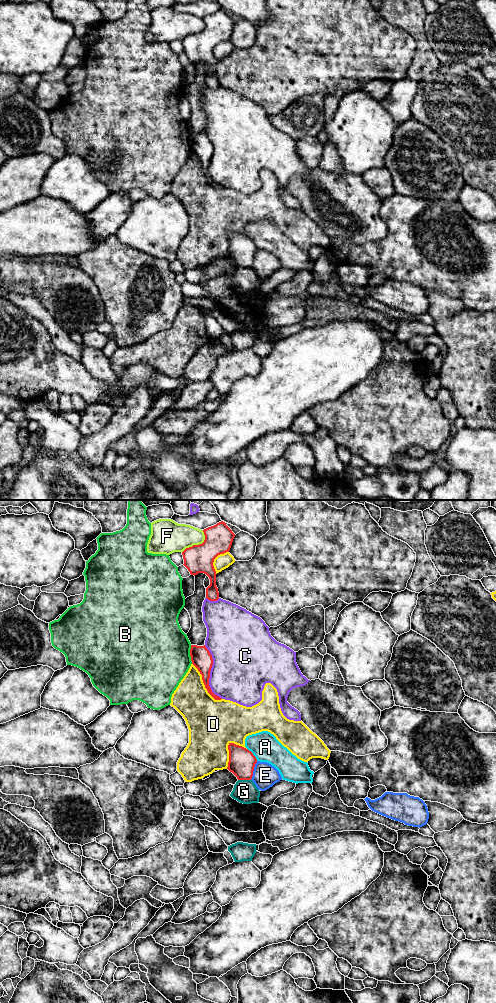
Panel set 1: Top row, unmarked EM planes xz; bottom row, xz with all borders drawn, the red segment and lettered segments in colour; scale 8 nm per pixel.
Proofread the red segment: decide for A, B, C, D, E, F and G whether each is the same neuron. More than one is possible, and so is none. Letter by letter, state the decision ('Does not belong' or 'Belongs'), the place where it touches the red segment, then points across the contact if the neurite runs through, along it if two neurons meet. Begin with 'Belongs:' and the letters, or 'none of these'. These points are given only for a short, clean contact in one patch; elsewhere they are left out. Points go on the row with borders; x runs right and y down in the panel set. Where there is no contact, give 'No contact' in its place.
Belongs: none of these
A: Does not belong. Touches red at xz (252, 754)
B: Does not belong. Touches red at xz (190, 654)
C: Does not belong. Touches red at xz (209, 673)
D: Does not belong. Touches red at xz (228, 748)
E: Does not belong. Touches red at xz (253, 770)
F: Does not belong. Touches red at xz (199, 544)
G: Does not belong. Touches red at xz (244, 779). Boundary: xz (238, 779), (250, 780)

